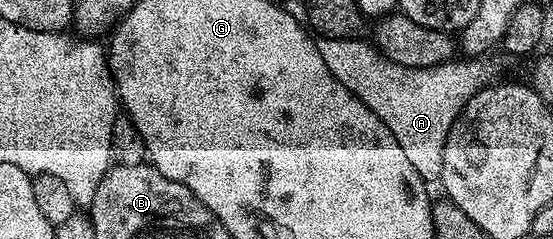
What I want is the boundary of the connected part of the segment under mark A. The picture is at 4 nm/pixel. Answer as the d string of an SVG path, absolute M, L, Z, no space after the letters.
M316 35L315 40L322 61L326 61L326 69L330 69L330 73L334 73L334 77L338 77L338 81L342 81L342 85L346 85L358 101L365 103L390 133L394 133L394 141L398 141L410 165L414 165L426 181L439 180L442 153L450 129L464 106L497 78L491 58L456 57L451 63L412 69L389 63L371 42L364 43L363 38L335 39Z

